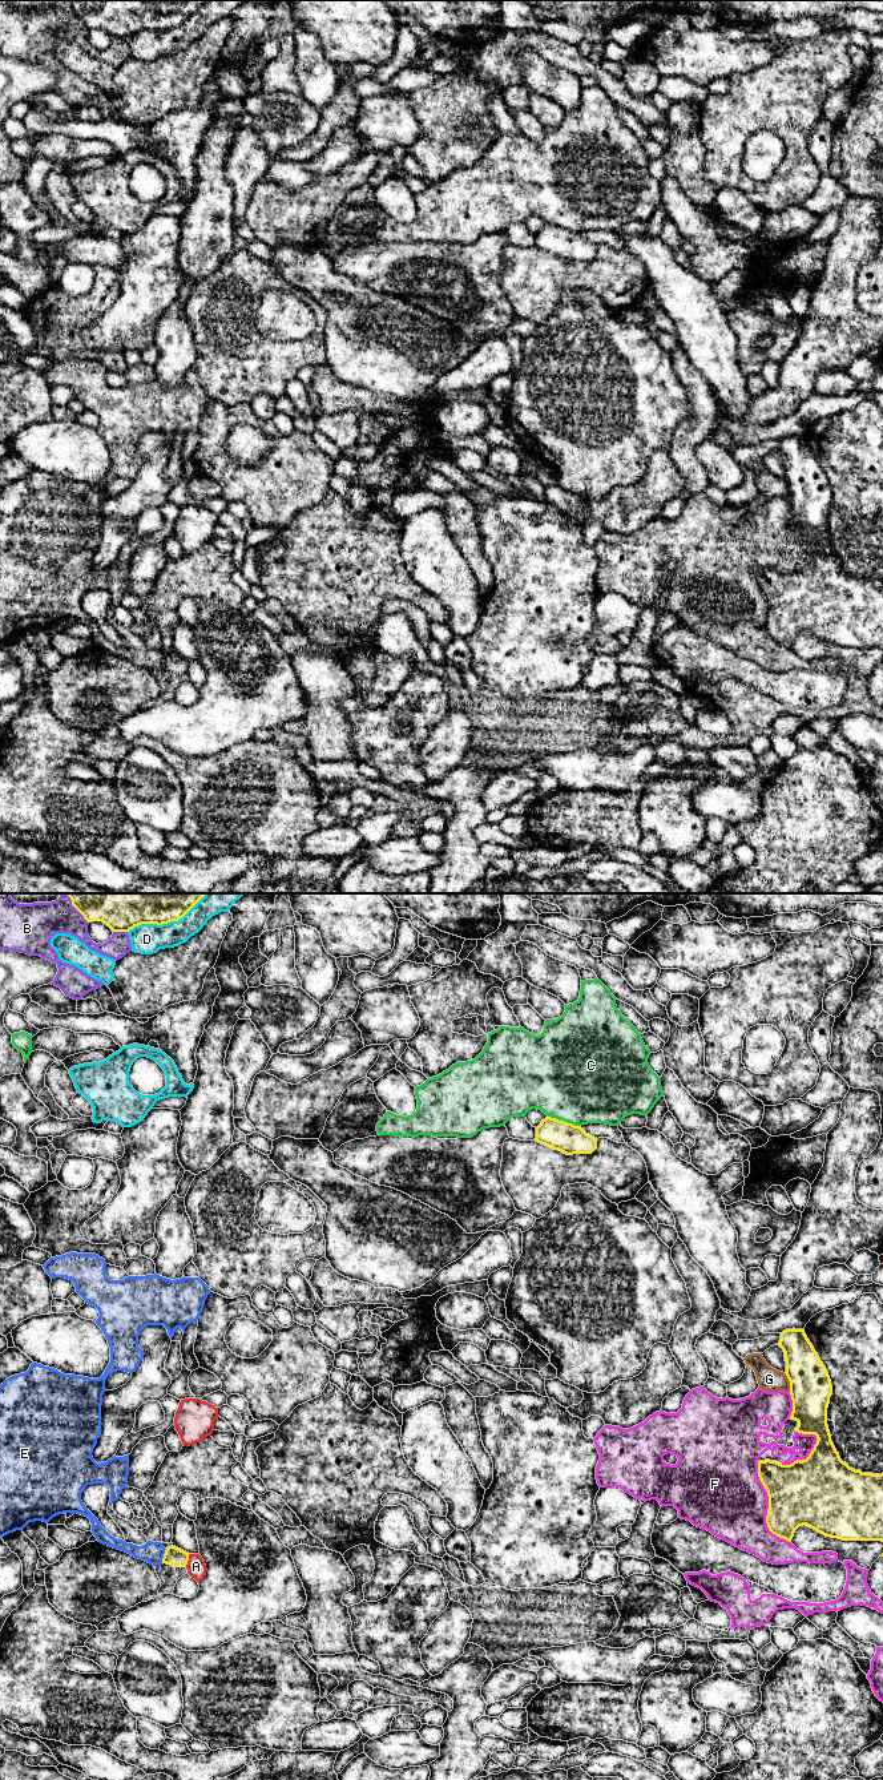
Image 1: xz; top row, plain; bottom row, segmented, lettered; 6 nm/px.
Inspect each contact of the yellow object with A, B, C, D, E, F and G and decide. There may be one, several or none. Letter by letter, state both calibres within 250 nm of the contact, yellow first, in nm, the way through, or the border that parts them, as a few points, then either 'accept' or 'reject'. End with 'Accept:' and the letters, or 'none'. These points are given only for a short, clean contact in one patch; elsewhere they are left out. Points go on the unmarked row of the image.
A: calibres 120 and 120 nm; reject
B: calibres 420 and 140 nm; reject
C: calibres 180 and 500 nm; reject
D: calibres 380 and 190 nm; reject
E: calibres 120 and 130 nm; border xz (166, 656), (161, 669); reject
F: calibres 400 and 440 nm; reject
G: calibres 260 and 140 nm; reject
Accept: none

